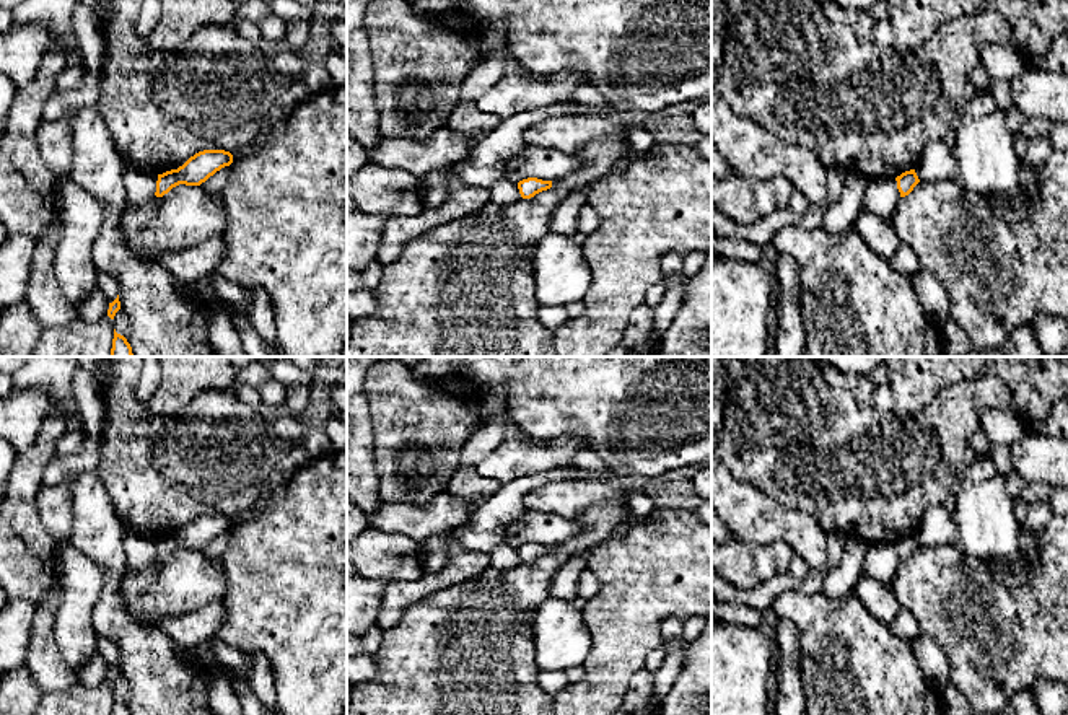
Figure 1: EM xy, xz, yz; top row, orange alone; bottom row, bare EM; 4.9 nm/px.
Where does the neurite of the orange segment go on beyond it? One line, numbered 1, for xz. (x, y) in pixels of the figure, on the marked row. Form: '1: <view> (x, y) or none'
1: none

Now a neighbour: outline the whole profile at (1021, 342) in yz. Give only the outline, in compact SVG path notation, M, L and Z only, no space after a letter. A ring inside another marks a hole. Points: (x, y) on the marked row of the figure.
M1021 326L1008 337L1003 353L1006 357L1044 357L1031 326Z

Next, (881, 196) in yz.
M869 179L864 192L864 208L889 220L900 199L895 179Z

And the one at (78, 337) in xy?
M78 316L68 324L44 329L31 357L109 357L112 339L109 316L94 324Z

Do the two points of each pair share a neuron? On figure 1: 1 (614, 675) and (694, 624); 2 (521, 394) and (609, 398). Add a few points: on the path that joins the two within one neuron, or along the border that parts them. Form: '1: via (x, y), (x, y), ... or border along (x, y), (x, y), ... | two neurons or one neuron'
1: border along (694, 614), (684, 621) | two neurons
2: via (542, 393), (588, 393) | one neuron

